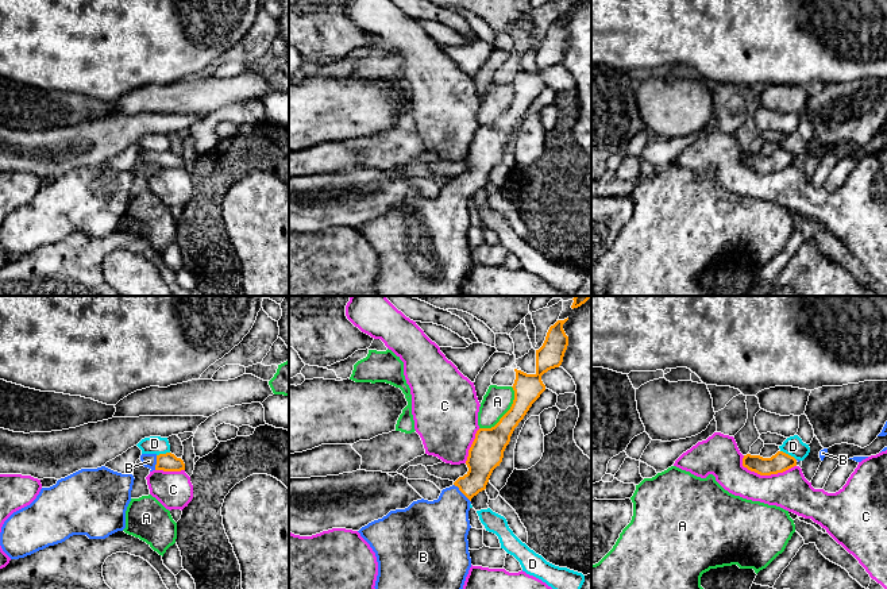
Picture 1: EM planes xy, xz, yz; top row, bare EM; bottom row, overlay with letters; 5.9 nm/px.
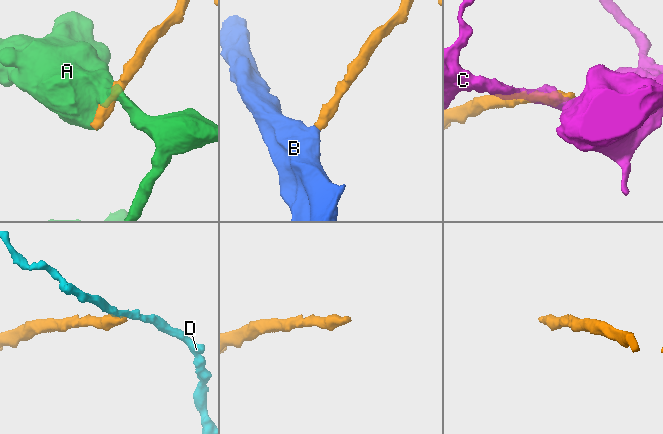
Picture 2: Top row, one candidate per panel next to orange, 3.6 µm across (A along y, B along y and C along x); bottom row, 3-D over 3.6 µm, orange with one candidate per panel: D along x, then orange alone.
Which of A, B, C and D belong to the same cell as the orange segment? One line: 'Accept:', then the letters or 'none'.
Accept: B

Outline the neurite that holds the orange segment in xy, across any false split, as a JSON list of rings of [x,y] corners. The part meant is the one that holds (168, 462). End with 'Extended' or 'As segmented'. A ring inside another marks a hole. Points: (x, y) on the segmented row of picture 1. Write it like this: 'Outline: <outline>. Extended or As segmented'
Outline: [[[171,453],[166,454],[142,454],[140,455],[142,465],[153,470],[163,470],[163,471],[181,471],[185,470],[185,463],[181,458],[177,458]]]. Extended

